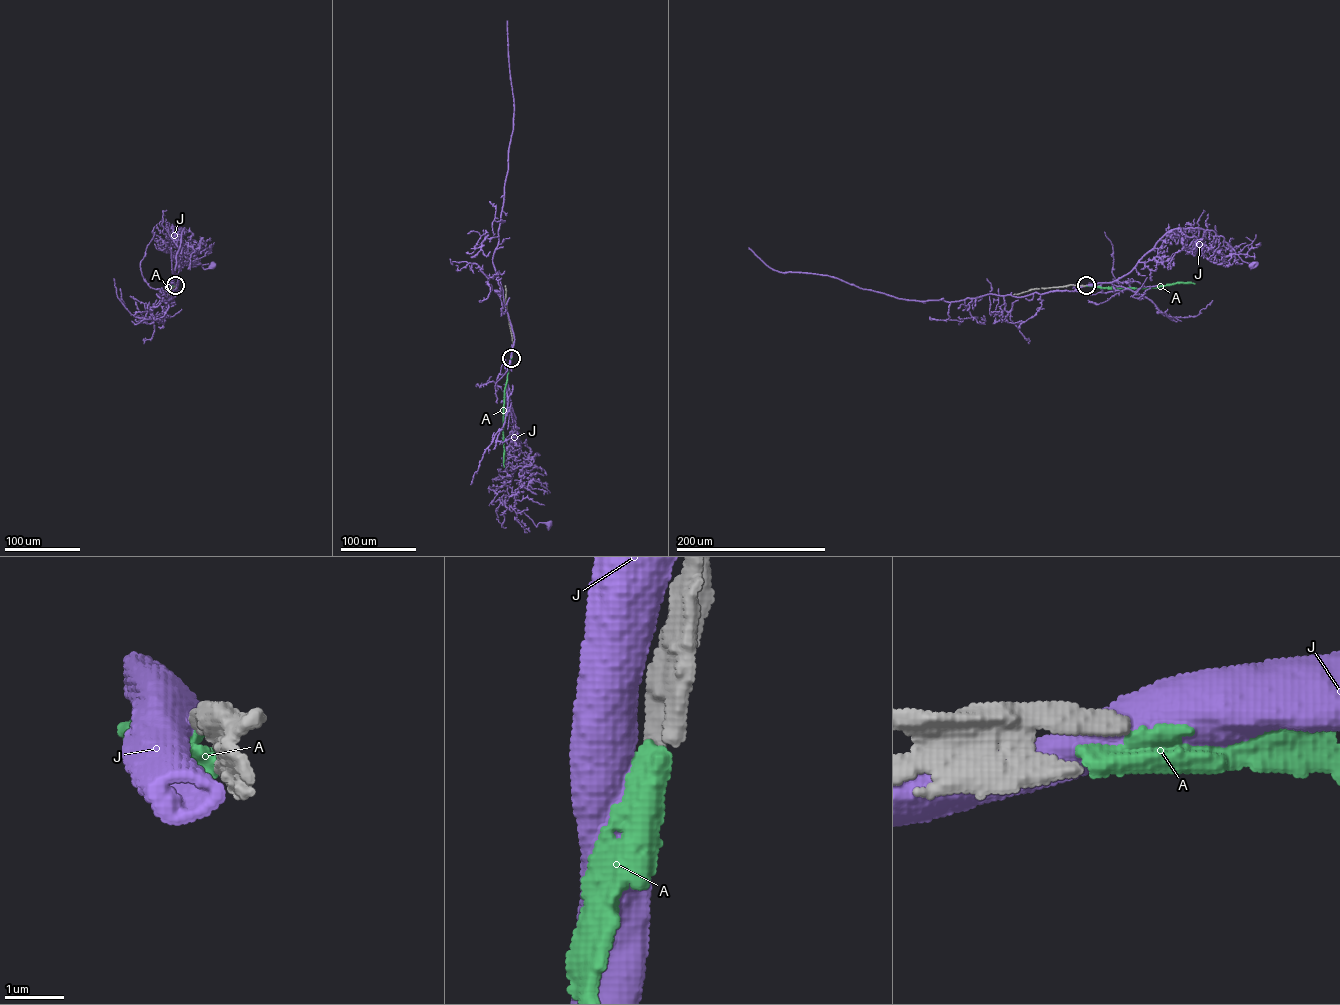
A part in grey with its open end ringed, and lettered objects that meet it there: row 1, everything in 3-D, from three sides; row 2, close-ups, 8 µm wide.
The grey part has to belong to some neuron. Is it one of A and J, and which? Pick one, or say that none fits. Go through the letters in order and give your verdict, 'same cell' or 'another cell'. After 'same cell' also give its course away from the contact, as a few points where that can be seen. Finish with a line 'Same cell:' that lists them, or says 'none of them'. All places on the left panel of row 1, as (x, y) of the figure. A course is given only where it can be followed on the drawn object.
A: same cell
J: another cell
Same cell: A

